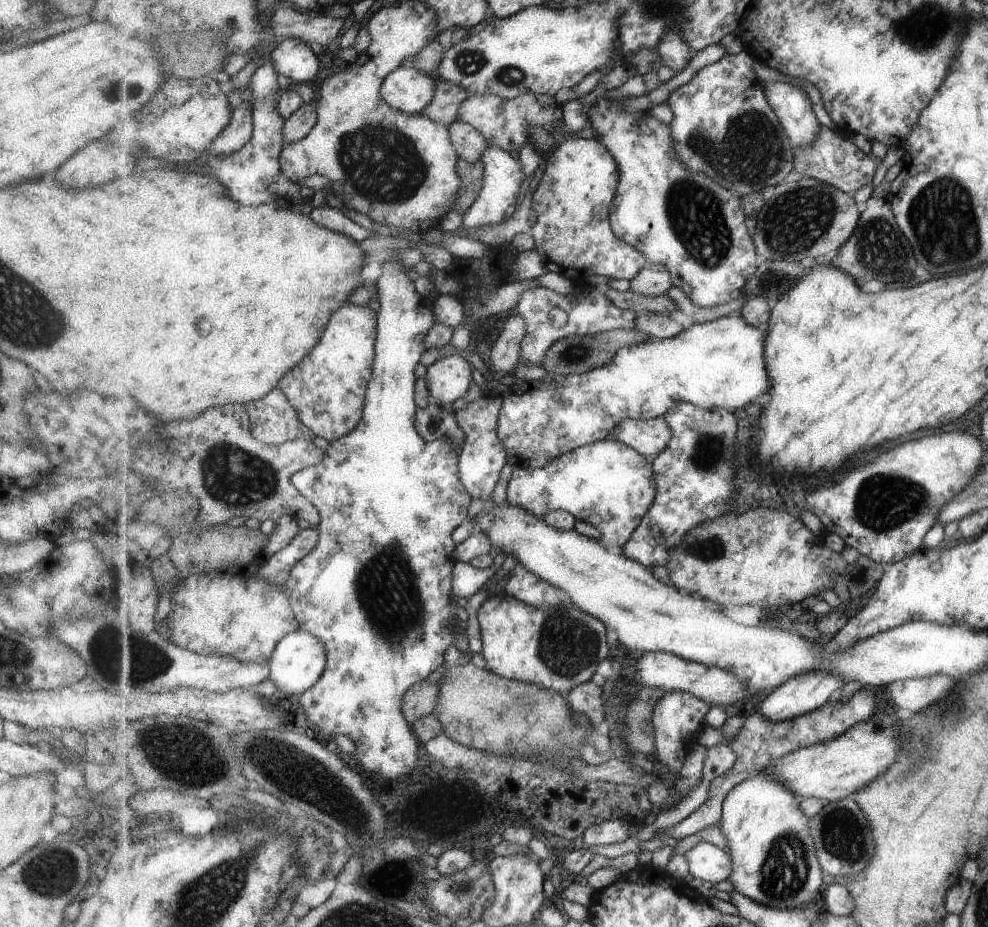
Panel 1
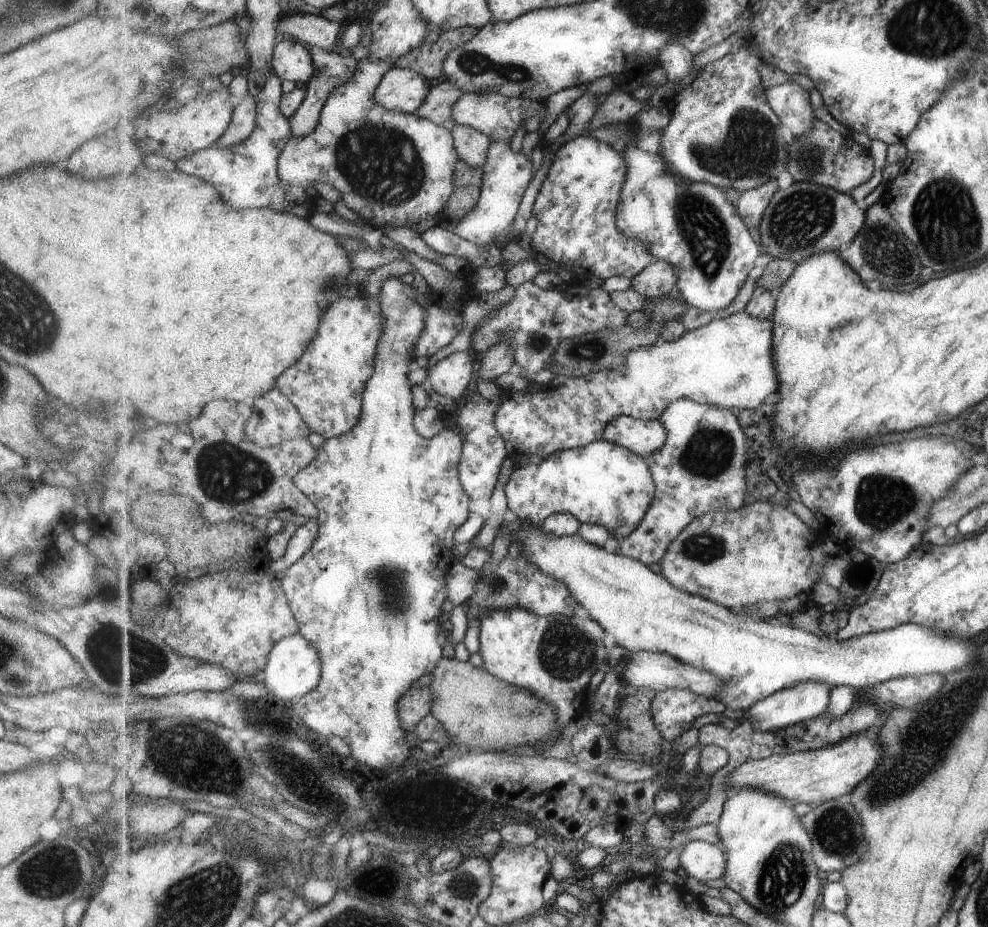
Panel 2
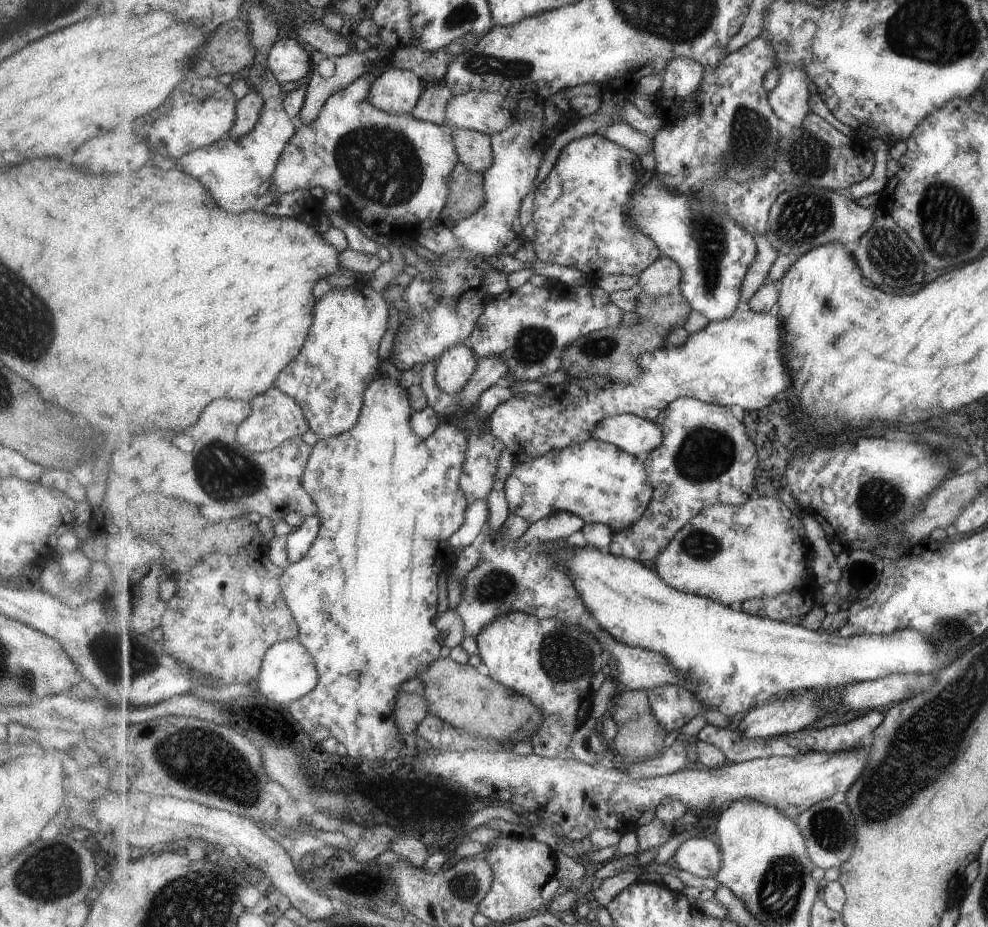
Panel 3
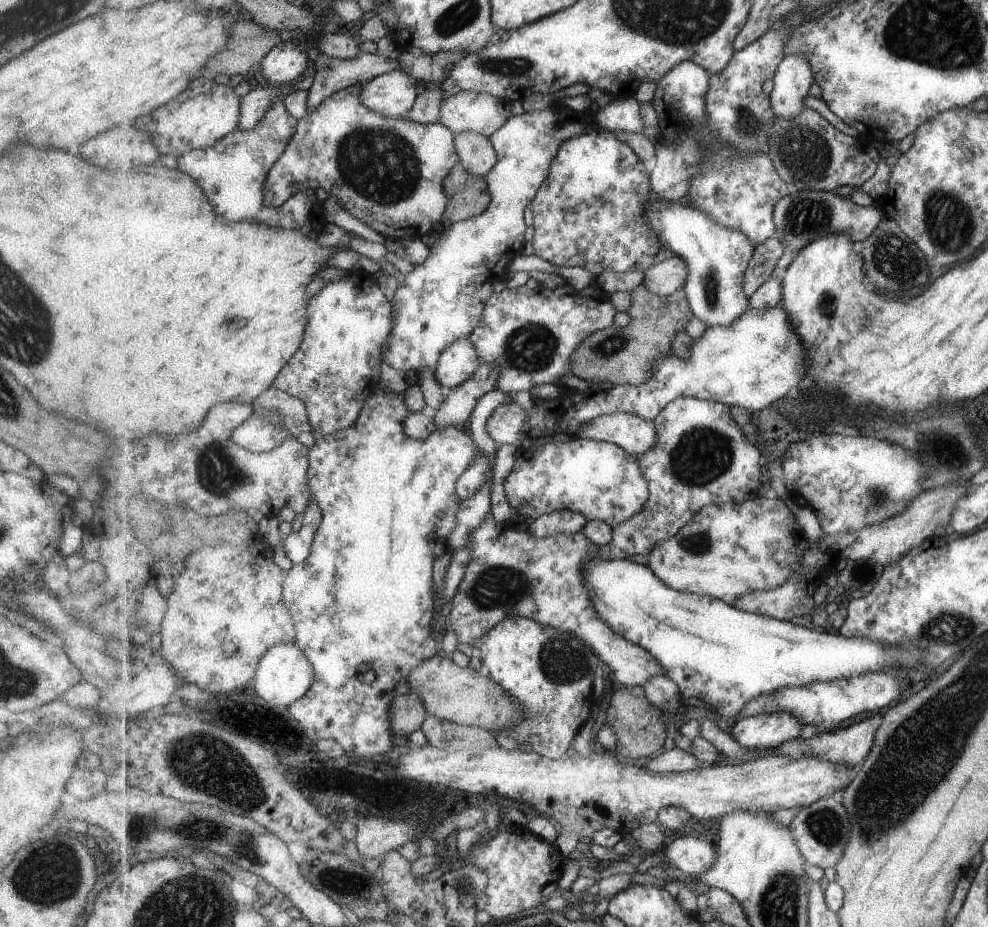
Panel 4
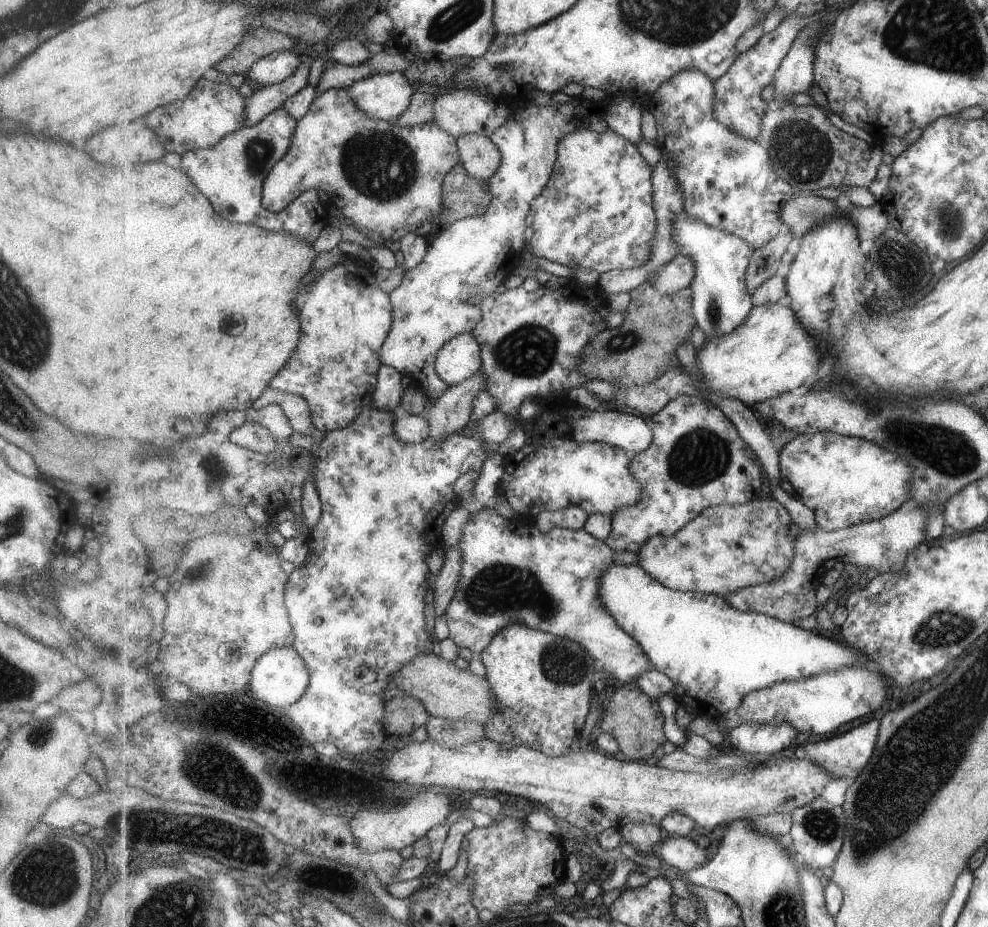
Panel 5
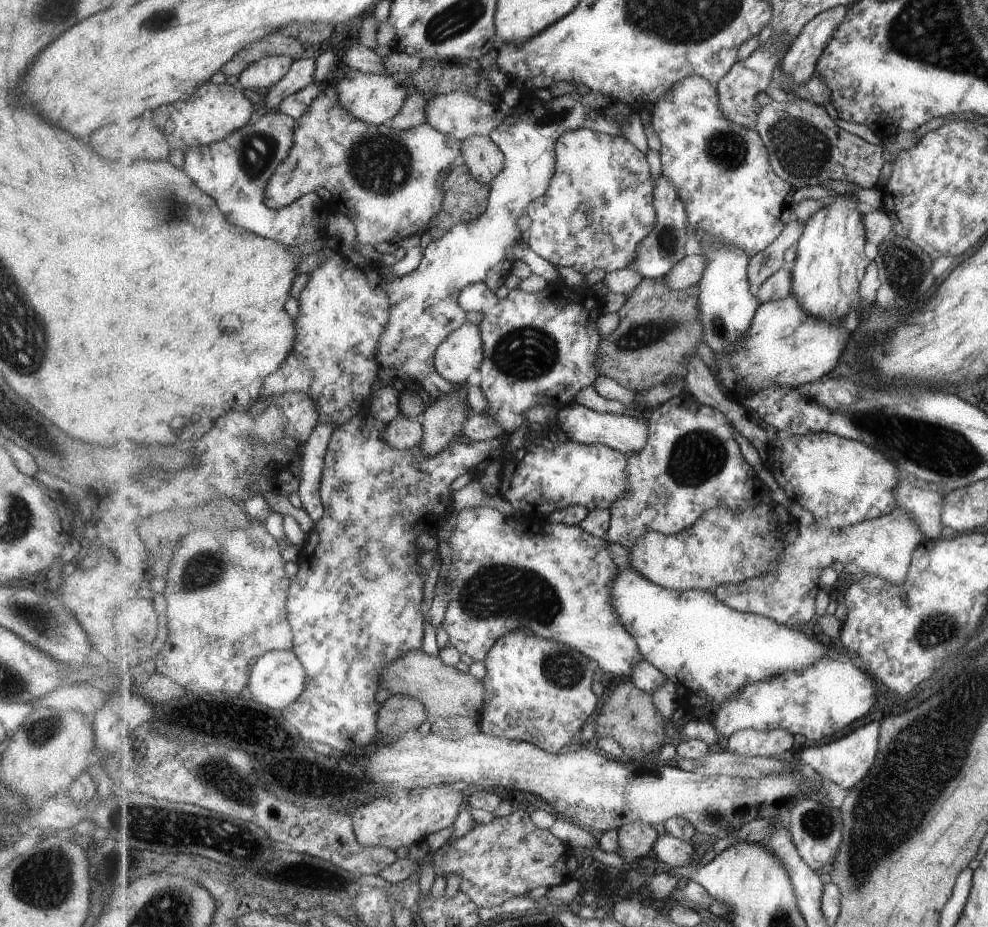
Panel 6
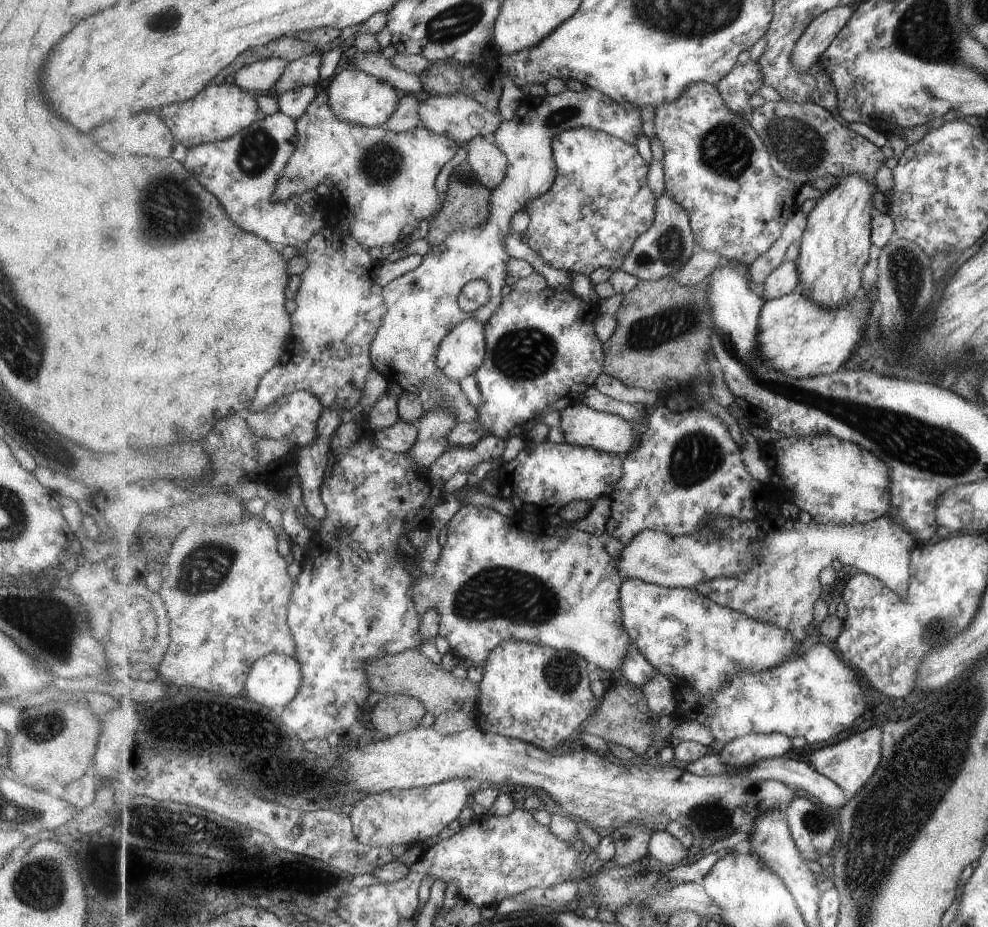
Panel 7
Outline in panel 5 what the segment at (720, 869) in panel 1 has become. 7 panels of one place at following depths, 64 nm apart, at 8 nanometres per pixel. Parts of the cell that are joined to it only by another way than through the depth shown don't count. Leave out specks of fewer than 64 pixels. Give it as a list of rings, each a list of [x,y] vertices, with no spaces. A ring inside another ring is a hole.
[[[669,837],[657,850],[655,856],[667,865],[680,870],[693,870],[710,862],[709,850],[693,838]]]

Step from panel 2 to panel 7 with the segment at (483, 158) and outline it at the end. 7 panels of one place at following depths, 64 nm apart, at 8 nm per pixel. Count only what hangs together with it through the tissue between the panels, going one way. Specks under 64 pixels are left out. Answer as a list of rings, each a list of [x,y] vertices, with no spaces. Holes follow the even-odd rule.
[[[478,136],[465,146],[466,160],[476,172],[479,181],[491,190],[500,187],[508,169],[507,155],[487,138]]]

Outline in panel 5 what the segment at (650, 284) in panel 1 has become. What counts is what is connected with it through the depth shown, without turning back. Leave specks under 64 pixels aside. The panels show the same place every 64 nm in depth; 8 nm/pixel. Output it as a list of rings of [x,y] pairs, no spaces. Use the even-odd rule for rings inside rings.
[[[679,255],[665,270],[652,275],[652,280],[663,294],[675,295],[681,290],[692,286],[693,280],[697,278],[697,260],[689,256]]]

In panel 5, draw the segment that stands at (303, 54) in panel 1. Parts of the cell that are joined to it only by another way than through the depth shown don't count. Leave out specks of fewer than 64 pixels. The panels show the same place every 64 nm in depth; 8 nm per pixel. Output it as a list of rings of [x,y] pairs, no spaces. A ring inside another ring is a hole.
[[[285,50],[269,54],[261,61],[255,62],[249,72],[245,72],[245,80],[255,87],[267,87],[285,81],[291,74],[295,74],[297,66],[306,60],[299,52]]]

